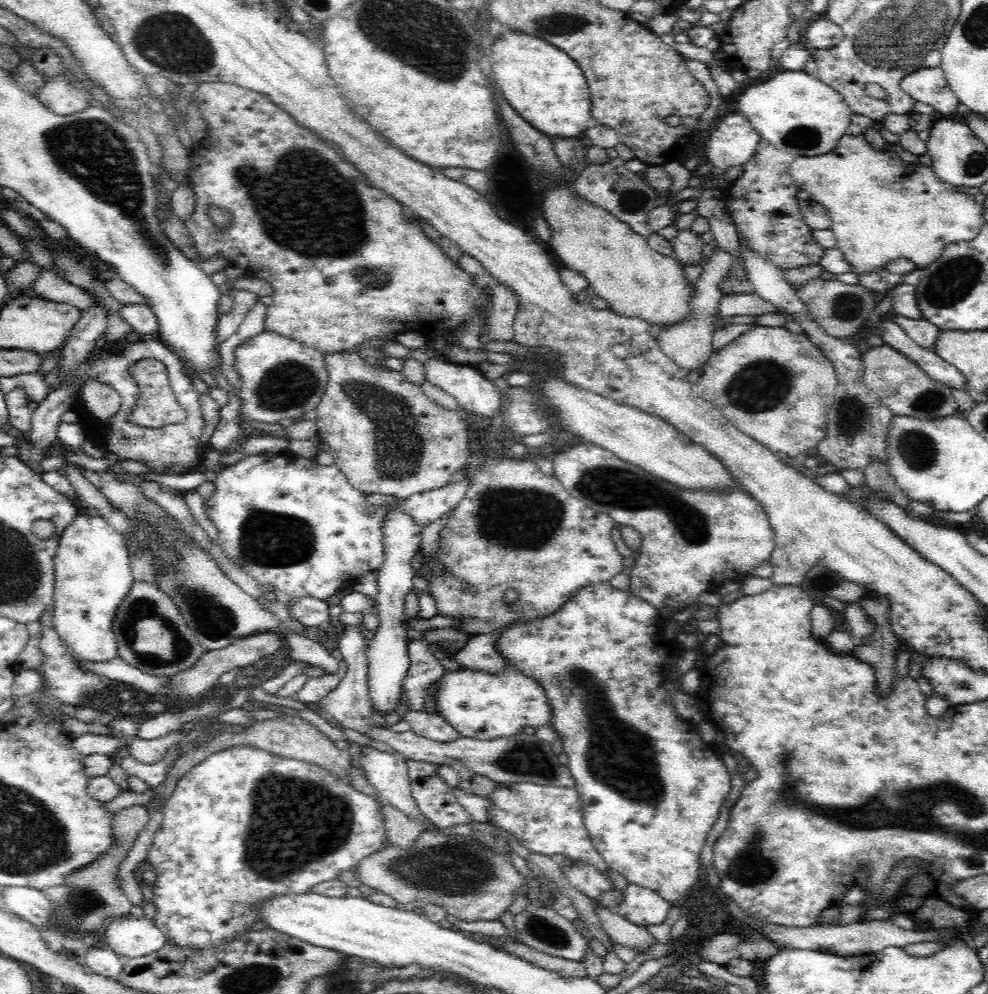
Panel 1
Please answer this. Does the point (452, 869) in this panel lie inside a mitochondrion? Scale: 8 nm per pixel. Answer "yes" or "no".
yes

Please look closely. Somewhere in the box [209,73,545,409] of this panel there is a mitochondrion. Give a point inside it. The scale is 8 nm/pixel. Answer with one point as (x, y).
(346, 232)

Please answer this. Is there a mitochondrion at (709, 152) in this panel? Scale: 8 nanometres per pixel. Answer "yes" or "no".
no

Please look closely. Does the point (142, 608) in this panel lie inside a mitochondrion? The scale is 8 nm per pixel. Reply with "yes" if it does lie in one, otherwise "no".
yes

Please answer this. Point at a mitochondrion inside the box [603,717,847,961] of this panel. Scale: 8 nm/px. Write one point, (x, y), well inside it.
(752, 866)

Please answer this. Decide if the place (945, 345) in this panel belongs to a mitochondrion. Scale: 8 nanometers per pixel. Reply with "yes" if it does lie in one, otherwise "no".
no

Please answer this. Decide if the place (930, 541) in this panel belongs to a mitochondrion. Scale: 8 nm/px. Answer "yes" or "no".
no

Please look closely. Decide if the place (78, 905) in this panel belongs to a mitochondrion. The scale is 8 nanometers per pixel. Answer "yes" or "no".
yes

